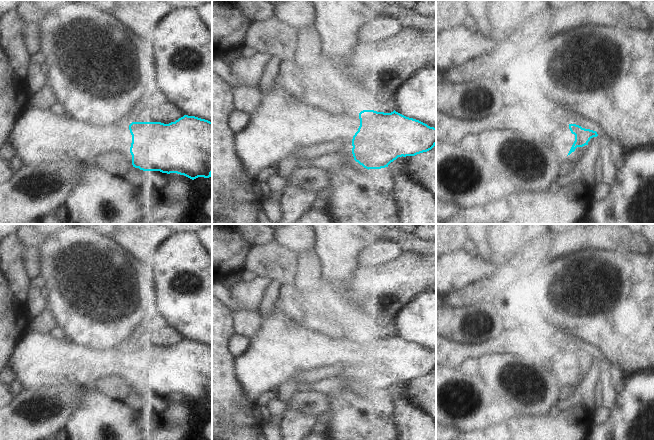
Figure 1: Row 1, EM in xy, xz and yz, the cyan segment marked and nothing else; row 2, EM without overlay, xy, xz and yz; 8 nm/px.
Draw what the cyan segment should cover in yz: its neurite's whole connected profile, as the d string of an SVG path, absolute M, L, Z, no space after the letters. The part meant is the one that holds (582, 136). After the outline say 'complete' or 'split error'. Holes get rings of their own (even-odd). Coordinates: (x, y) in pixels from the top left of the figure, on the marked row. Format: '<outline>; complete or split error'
M564 121L561 124L554 122L548 130L548 136L554 147L565 158L575 151L577 147L588 145L591 138L597 137L596 131L582 128L576 124Z; split error

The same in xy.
M27 106L18 116L14 123L14 127L10 132L9 141L12 144L15 150L15 156L17 156L24 165L27 164L39 164L39 163L54 163L54 162L64 162L70 161L81 164L82 162L95 160L98 156L110 153L110 152L121 152L127 153L130 152L132 155L132 165L135 168L139 168L143 171L160 171L162 173L177 173L180 175L184 175L192 180L198 177L209 178L212 174L212 122L201 119L195 116L184 115L179 118L175 122L171 122L169 124L164 124L161 122L132 122L130 125L127 124L113 124L107 126L97 126L90 122L81 122L79 120L75 120L74 118L67 118L65 116L59 116L57 114L53 114L50 110L40 110L37 108L32 108Z; split error

